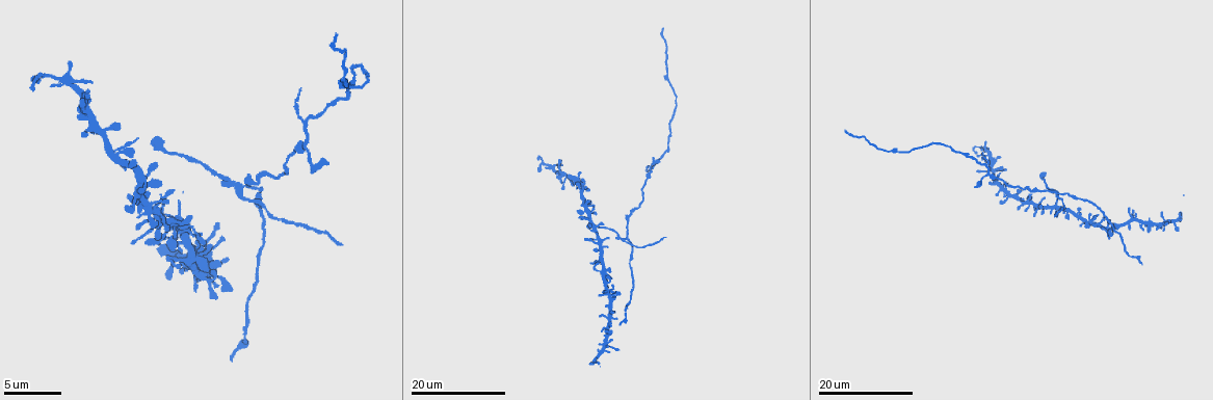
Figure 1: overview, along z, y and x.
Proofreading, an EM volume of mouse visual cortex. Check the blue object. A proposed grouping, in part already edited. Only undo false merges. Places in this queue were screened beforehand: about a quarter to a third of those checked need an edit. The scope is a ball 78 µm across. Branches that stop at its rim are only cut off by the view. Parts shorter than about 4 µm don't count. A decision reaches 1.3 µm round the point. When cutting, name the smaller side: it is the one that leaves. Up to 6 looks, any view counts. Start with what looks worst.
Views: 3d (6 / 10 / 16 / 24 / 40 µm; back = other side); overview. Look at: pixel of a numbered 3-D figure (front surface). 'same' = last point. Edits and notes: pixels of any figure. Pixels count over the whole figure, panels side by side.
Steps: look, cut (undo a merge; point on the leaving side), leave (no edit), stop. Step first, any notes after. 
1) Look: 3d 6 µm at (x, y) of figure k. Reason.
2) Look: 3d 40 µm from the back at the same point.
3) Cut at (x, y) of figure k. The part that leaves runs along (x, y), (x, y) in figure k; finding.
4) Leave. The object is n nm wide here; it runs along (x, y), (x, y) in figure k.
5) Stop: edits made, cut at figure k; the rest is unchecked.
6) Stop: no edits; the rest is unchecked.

Look: 3d 16 µm at (242, 185) of figure 1. Four-way junction.

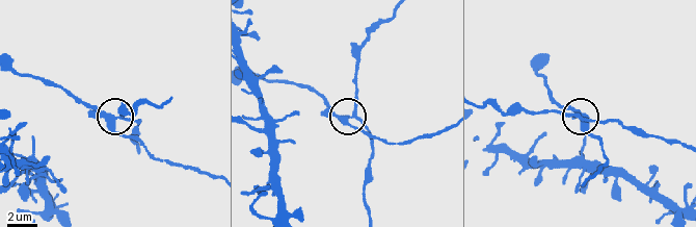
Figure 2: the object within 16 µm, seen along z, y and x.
Look: 3d 10 µm at (116, 117) of figure 2. Zoom in.

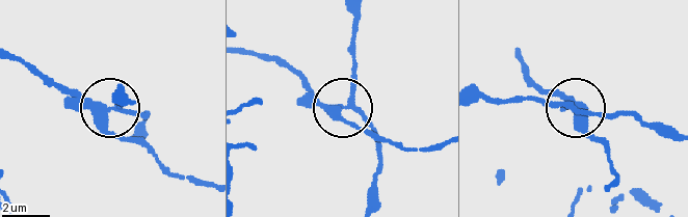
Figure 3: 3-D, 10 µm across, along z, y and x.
Cut at (106, 134) of figure 3. The side arm is 13 µm long; 4 arms meet here; a second neuron is stuck on.

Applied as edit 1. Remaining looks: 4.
Look: 3d 16 µm at (550, 166) of figure 1. Thin arm on a thick one.

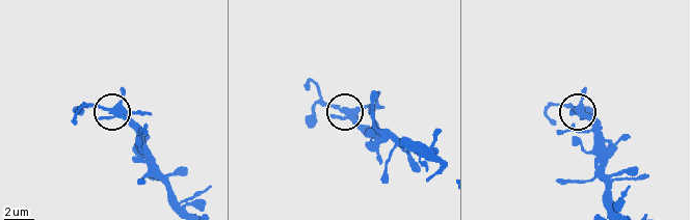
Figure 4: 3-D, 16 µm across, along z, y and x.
Look: 3d 10 µm at (107, 109) of figure 4.

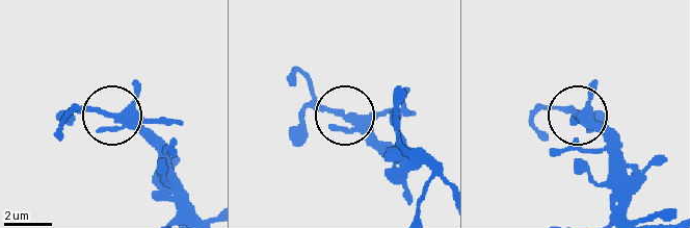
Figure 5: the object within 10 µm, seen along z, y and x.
Leave. The object is 260 nm wide here; it runs along (194, 210), (168, 162), (138, 132), (103, 112), (70, 108) in figure 5; all the same neuron.

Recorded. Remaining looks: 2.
Stop: edits made, cut at figure 3; the rest is unchecked.

